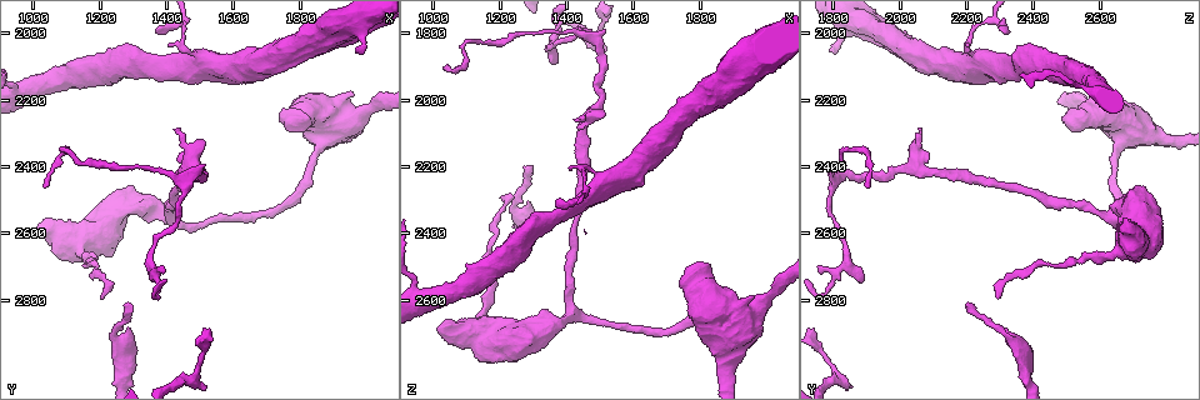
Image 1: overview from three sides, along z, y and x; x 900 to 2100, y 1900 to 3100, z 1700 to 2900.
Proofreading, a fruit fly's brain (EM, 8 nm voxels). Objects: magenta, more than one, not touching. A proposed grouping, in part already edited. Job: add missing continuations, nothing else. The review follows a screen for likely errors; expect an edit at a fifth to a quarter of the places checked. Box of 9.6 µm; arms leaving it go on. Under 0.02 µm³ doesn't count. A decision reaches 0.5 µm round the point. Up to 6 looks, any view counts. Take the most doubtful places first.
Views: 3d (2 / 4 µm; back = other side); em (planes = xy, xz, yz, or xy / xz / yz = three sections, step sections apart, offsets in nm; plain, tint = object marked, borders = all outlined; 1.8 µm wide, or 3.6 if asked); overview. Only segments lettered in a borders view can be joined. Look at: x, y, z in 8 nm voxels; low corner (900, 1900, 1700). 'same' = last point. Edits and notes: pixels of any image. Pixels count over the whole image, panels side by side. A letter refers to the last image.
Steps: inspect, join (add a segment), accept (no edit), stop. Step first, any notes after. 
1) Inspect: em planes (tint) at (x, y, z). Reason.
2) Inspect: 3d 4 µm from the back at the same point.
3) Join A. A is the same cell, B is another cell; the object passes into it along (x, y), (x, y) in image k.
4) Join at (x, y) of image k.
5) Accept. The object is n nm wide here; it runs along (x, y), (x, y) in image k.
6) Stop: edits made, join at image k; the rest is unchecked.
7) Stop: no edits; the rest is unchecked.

Inspect: em yz step 16 (borders) at (1370, 1990, 2300). An open end.

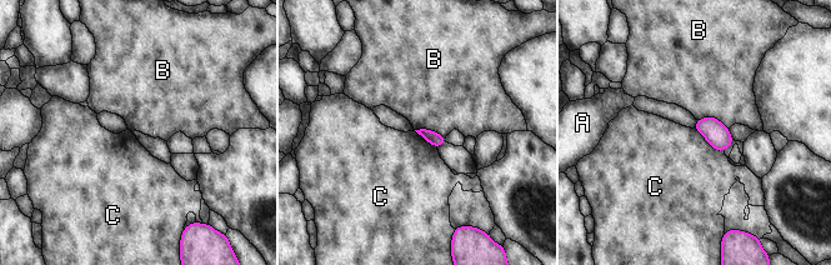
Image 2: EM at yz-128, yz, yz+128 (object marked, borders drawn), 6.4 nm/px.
Inspect: em planes (borders) at the same point. Another direction.

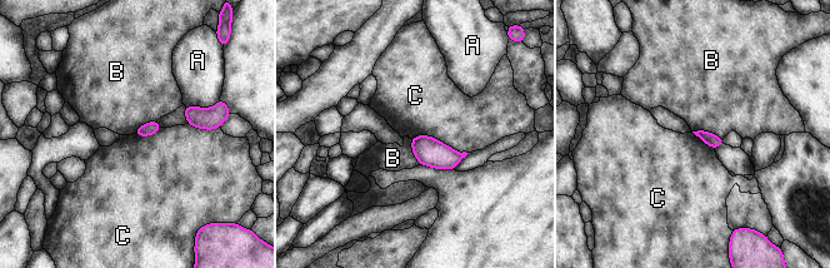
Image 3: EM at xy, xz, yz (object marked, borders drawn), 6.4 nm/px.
Accept. The object is 90 nm wide here; A, B and C are other cells; a border runs along (411, 138), (430, 135), (468, 153) in image 3; no lettered segment goes on from it.

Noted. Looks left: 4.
Inspect: 3d 2 µm at (1430, 2290, 2060). Branch stops here.

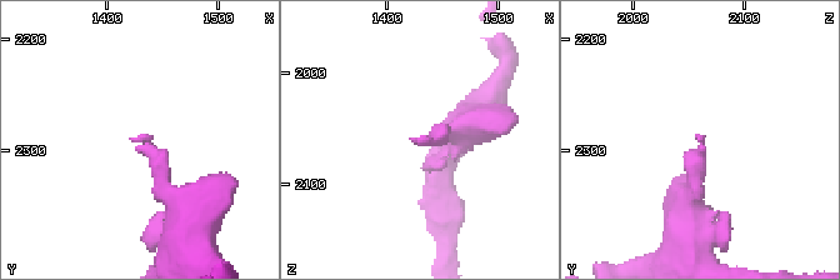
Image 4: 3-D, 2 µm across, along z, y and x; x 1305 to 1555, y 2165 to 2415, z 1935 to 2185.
Inspect: em xy step 8 (borders) at (1432, 2288, 2058). Now the EM.

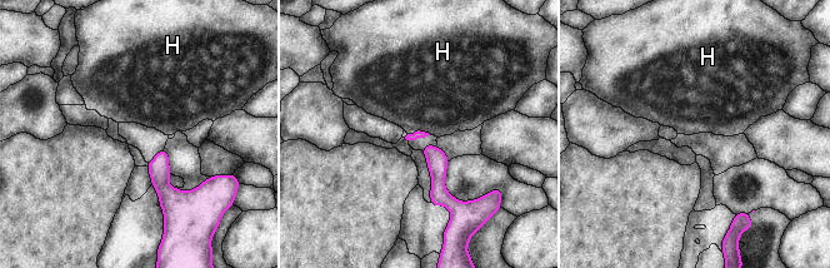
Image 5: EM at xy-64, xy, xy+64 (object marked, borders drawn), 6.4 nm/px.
Inspect: em planes (borders) at the same point. Another direction.

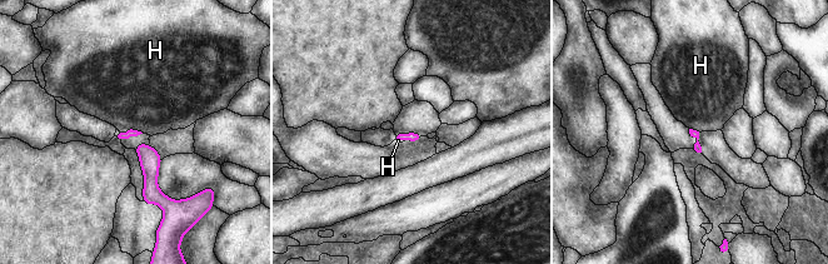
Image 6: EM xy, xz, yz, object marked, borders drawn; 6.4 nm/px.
Accept. H is another cell; a border runs along (141, 132), (128, 129), (120, 133) in image 6; none of them fits.

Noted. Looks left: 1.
Inspect: em planes (borders) at (1960, 2190, 2580).

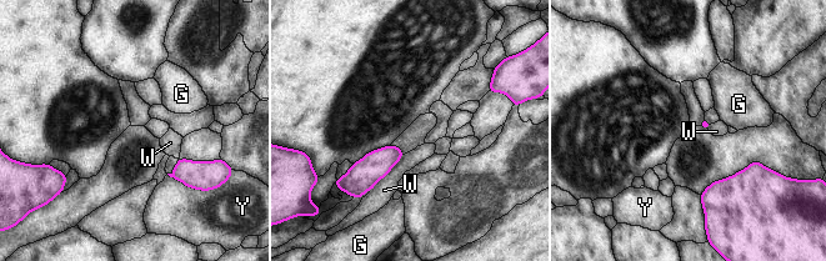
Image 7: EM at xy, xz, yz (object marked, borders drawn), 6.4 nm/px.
Accept. G, W and Y are other cells; a border runs along (404, 155), (370, 191) in image 7; no lettered segment goes on from it.

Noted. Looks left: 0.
Stop: no edits; the rest is unchecked.

